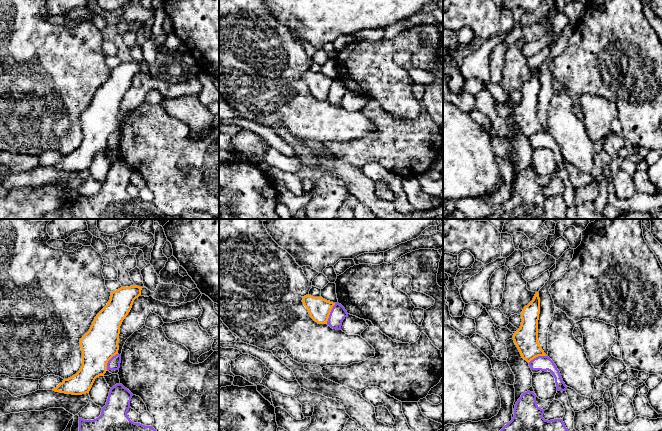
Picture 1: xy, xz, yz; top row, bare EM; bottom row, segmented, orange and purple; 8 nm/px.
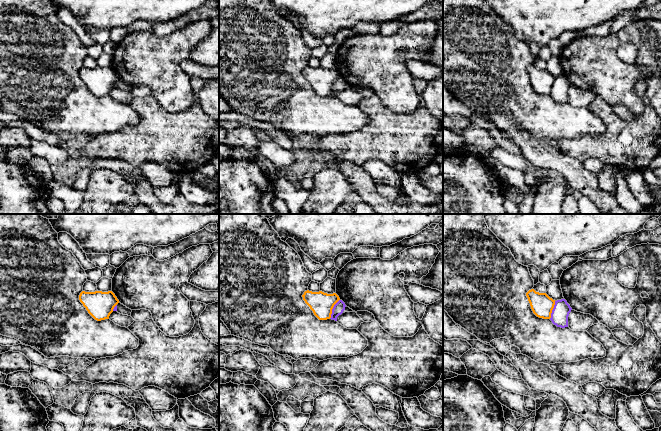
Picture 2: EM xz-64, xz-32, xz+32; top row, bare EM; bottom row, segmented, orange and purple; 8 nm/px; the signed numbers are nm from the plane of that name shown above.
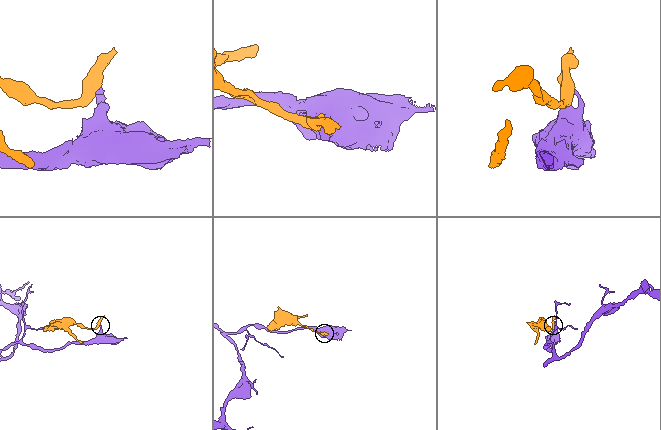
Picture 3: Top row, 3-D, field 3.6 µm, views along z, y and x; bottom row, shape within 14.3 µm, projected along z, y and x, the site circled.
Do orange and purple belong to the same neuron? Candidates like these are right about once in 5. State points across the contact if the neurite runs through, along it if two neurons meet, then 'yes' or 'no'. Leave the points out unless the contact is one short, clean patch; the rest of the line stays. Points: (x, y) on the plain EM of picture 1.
border along xz (335, 79), (326, 99); no

